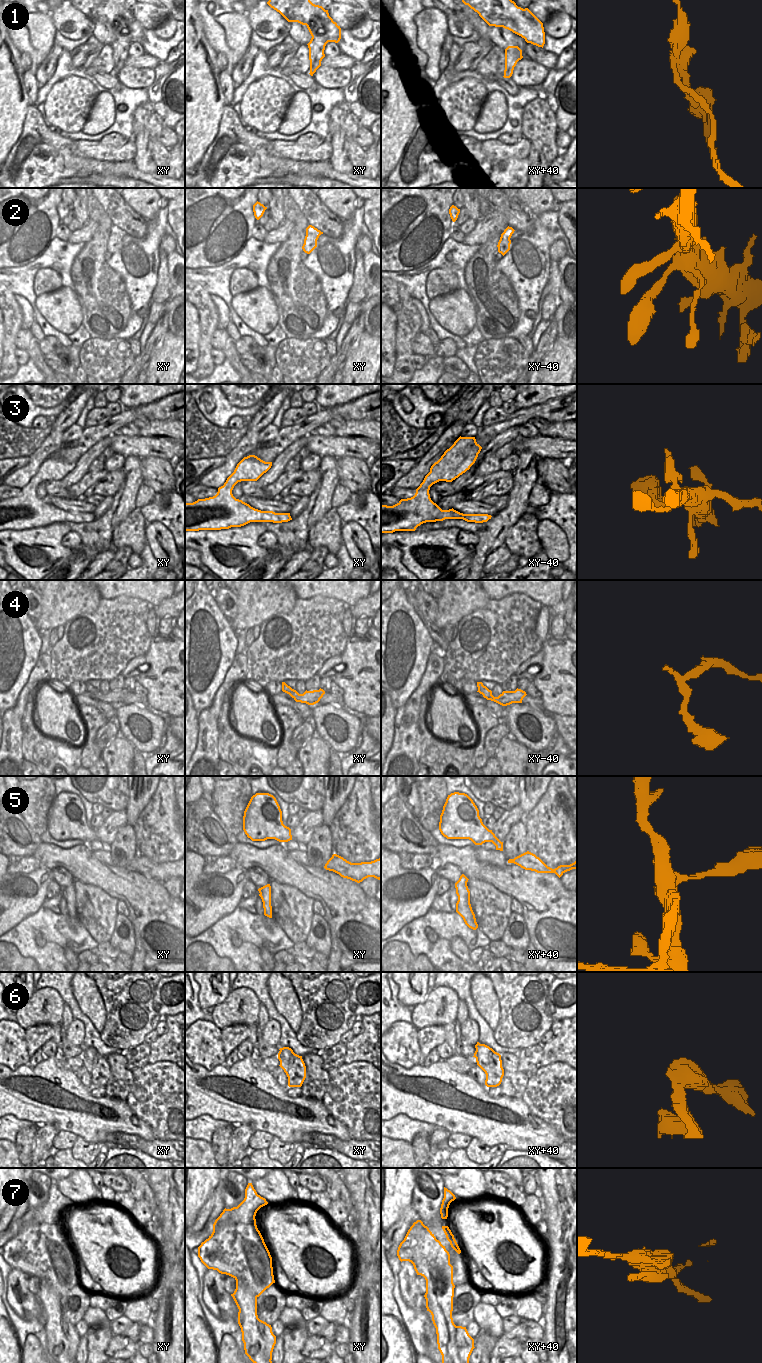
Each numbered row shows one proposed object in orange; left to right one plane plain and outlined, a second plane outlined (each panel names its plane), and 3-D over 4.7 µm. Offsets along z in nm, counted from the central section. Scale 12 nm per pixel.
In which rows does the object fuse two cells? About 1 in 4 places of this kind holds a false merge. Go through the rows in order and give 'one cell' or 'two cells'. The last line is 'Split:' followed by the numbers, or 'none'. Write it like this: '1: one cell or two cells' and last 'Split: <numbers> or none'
1: two cells
2: one cell
3: one cell
4: one cell
5: one cell
6: one cell
7: two cells
Split: 1, 7

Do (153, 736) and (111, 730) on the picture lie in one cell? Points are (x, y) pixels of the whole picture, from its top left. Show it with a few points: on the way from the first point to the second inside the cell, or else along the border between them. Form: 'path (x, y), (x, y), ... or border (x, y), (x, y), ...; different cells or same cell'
border (115, 716), (119, 729); different cells

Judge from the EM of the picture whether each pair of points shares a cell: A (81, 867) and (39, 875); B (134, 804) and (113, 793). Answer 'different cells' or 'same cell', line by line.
A: different cells
B: different cells

